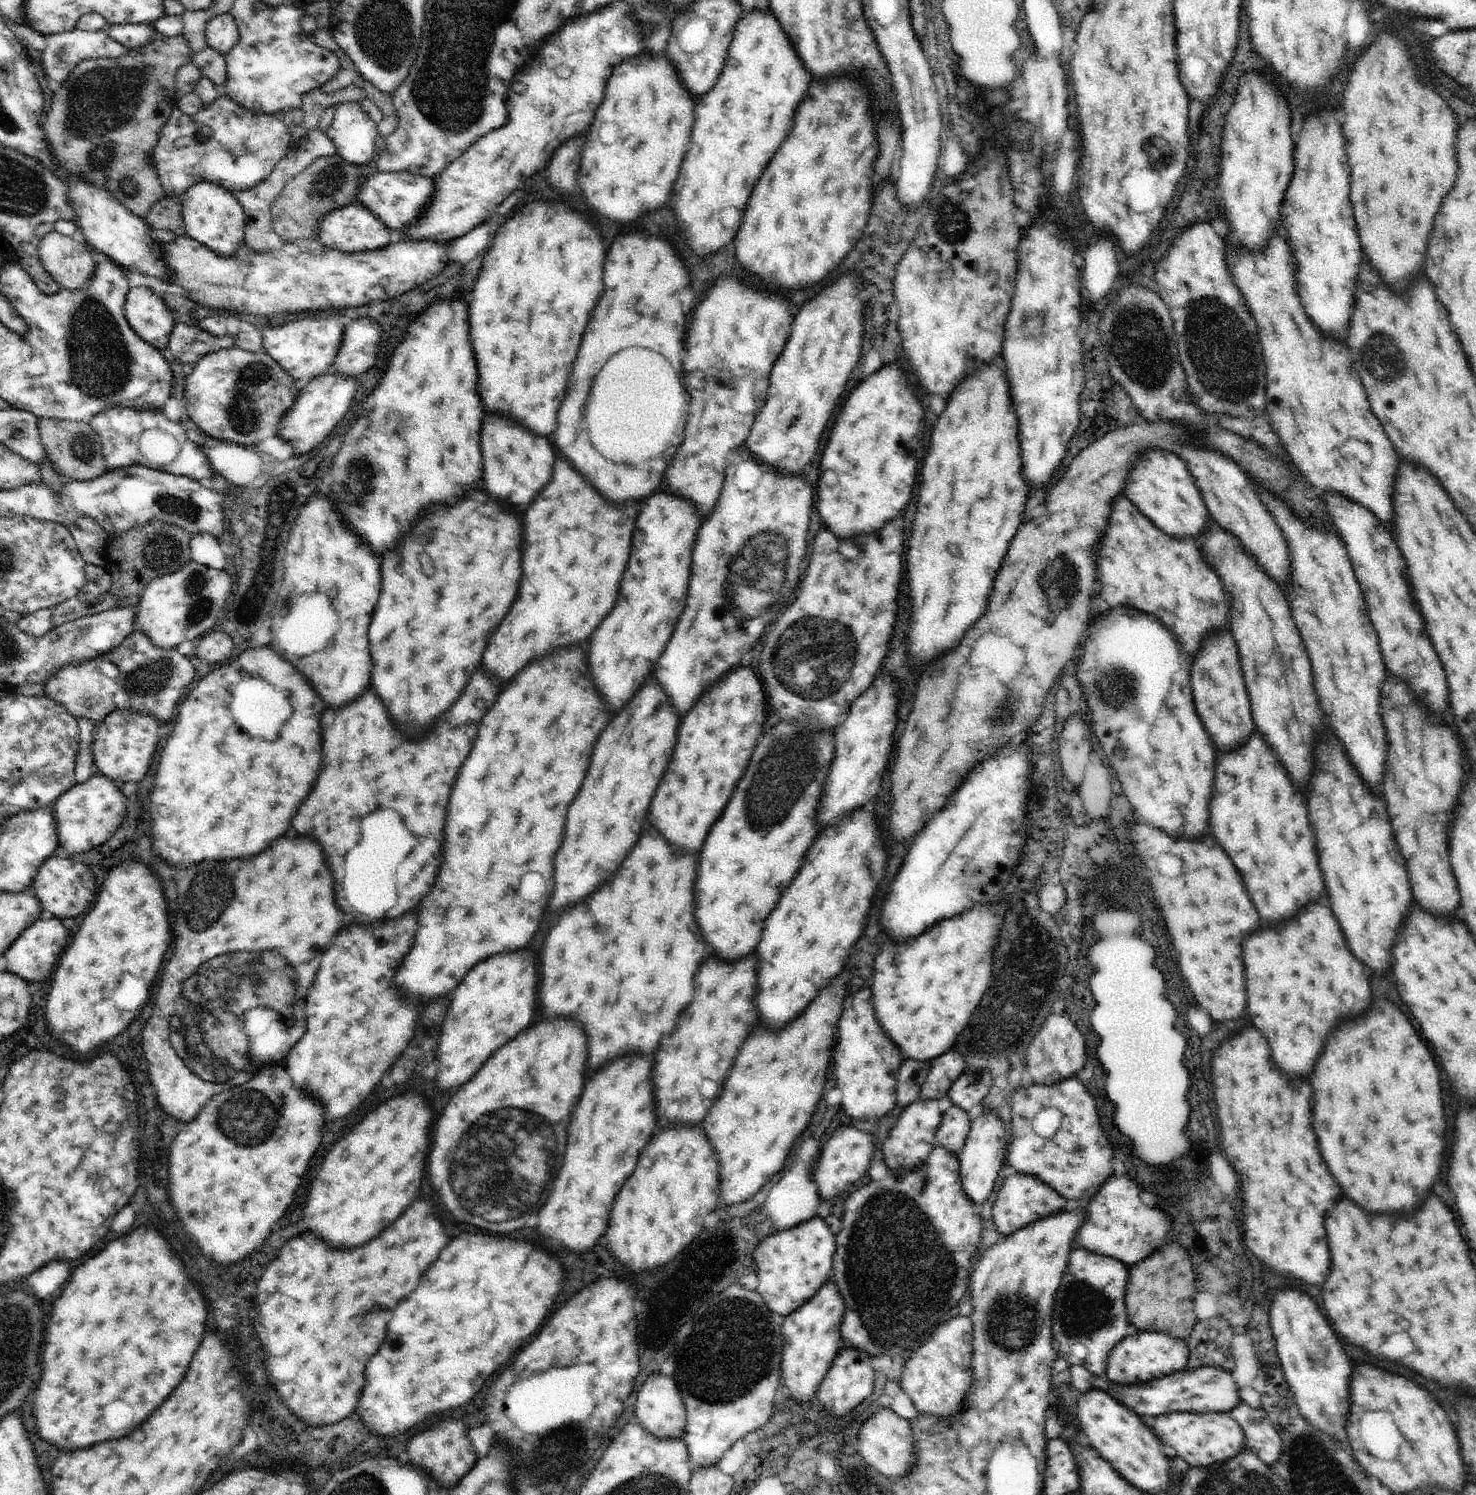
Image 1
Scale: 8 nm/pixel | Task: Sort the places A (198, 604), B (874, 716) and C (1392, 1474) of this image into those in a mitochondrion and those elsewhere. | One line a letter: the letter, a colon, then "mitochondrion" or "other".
A: mitochondrion
B: other
C: other

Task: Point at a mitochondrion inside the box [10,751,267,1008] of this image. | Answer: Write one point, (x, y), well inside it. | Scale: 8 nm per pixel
(208, 892)

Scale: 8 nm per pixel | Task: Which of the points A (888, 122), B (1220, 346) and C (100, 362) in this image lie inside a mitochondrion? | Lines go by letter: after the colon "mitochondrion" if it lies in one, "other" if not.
A: mitochondrion
B: mitochondrion
C: mitochondrion

